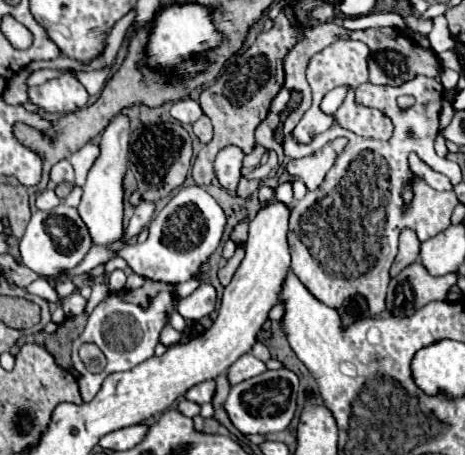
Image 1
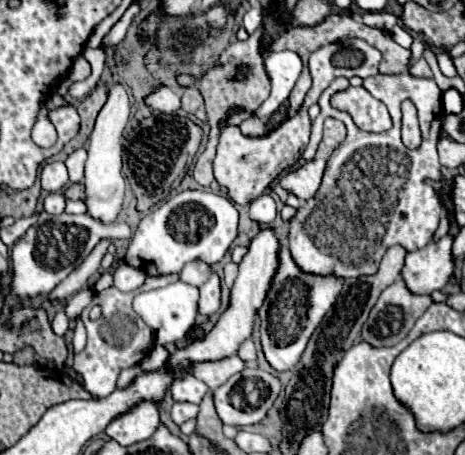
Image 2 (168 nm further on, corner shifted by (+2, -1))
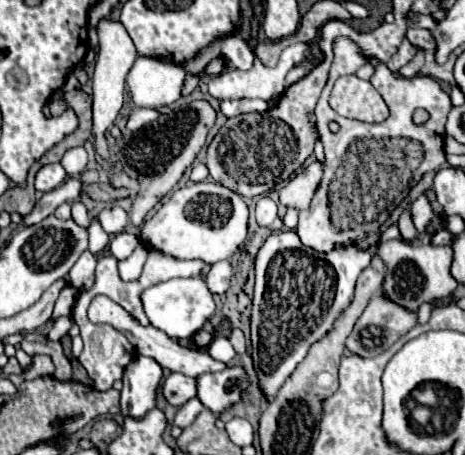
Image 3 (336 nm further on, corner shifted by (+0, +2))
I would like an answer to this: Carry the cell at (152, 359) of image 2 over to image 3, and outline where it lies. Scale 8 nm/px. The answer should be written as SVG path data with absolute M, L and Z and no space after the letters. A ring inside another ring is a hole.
M135 355L135 361L123 371L121 389L121 413L131 417L143 417L155 407L155 389L163 377L161 365L143 355Z

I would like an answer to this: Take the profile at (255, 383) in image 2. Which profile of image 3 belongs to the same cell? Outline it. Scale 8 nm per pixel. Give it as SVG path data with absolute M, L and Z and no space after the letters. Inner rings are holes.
M227 367L219 373L203 373L203 377L197 377L197 399L213 413L221 413L241 399L245 385L247 377L243 367Z

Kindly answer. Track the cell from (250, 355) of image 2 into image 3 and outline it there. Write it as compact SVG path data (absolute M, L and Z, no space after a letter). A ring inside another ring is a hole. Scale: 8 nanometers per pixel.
M233 329L227 339L229 339L229 343L233 345L233 349L235 349L239 355L245 353L245 337L243 337L243 331L241 331L241 329Z

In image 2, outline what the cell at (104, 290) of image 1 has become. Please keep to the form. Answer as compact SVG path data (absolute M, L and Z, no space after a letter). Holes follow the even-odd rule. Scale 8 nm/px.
M79 317L76 320L76 327L74 329L74 337L72 341L74 353L81 352L86 345L86 341L87 341L86 329Z

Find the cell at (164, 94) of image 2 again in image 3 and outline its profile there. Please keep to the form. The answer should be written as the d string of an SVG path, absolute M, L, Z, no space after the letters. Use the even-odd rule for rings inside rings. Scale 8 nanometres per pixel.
M137 57L127 73L127 91L133 105L165 107L181 97L185 71L181 65L163 63L151 57Z

